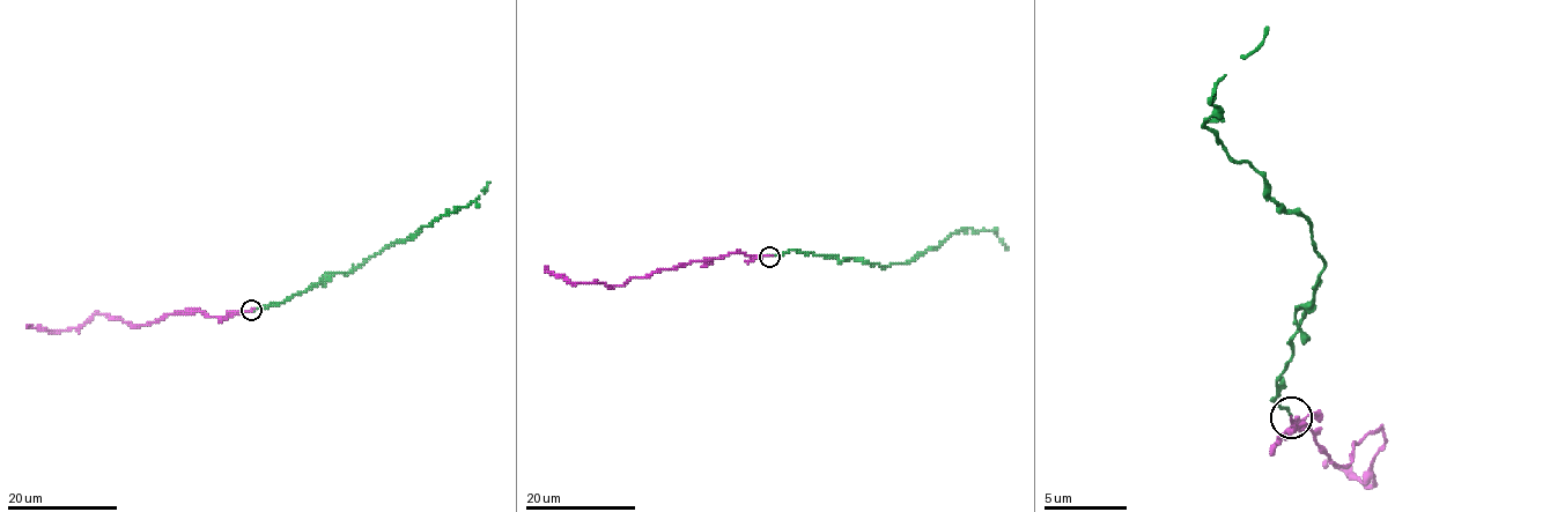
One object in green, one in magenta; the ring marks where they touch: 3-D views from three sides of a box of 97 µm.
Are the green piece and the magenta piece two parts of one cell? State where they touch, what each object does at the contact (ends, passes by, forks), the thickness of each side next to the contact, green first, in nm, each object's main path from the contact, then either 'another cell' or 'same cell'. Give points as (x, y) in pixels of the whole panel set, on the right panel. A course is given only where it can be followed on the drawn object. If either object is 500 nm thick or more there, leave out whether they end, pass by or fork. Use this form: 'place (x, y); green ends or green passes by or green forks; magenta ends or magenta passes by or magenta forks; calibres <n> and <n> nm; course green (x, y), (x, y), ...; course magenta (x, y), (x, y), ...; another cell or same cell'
place (1291, 417); green ends; magenta ends; calibres 130 and 160 nm; course green (1290, 418), (1272, 398), (1323, 260), (1311, 223), (1285, 210), (1207, 123), (1219, 110), (1215, 86), (1269, 27); course magenta (1290, 418), (1277, 439), (1298, 418), (1336, 465), (1373, 431), (1386, 436), (1368, 485), (1323, 460); same cell

